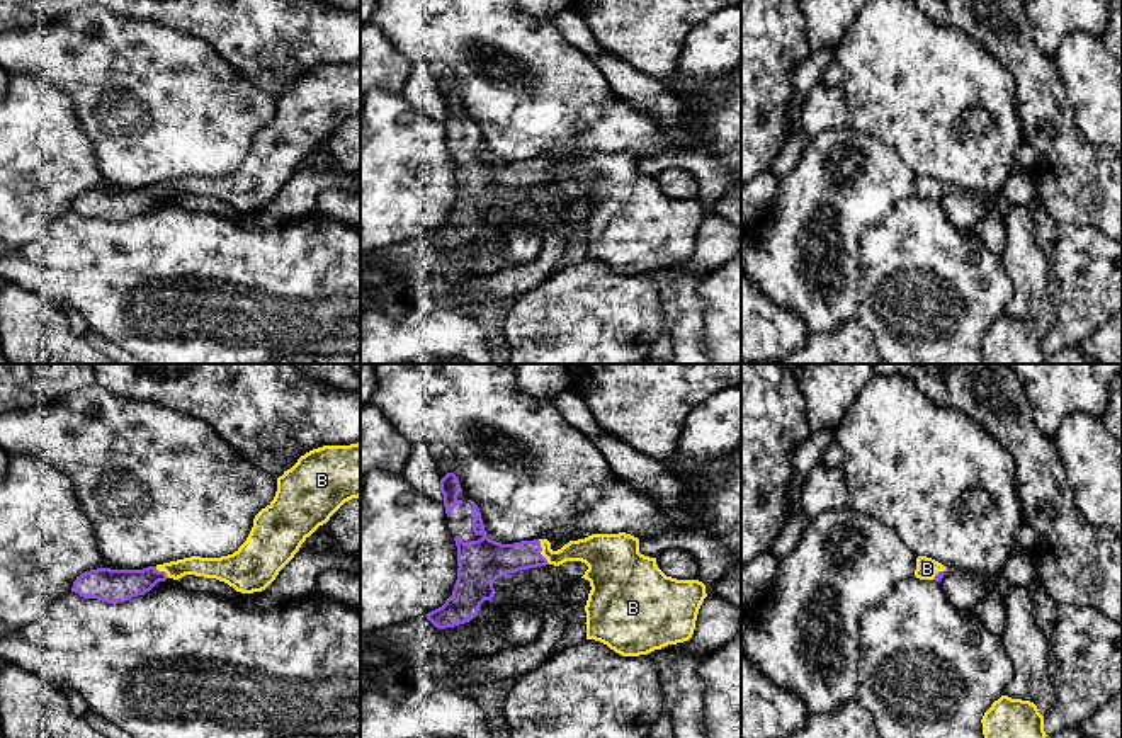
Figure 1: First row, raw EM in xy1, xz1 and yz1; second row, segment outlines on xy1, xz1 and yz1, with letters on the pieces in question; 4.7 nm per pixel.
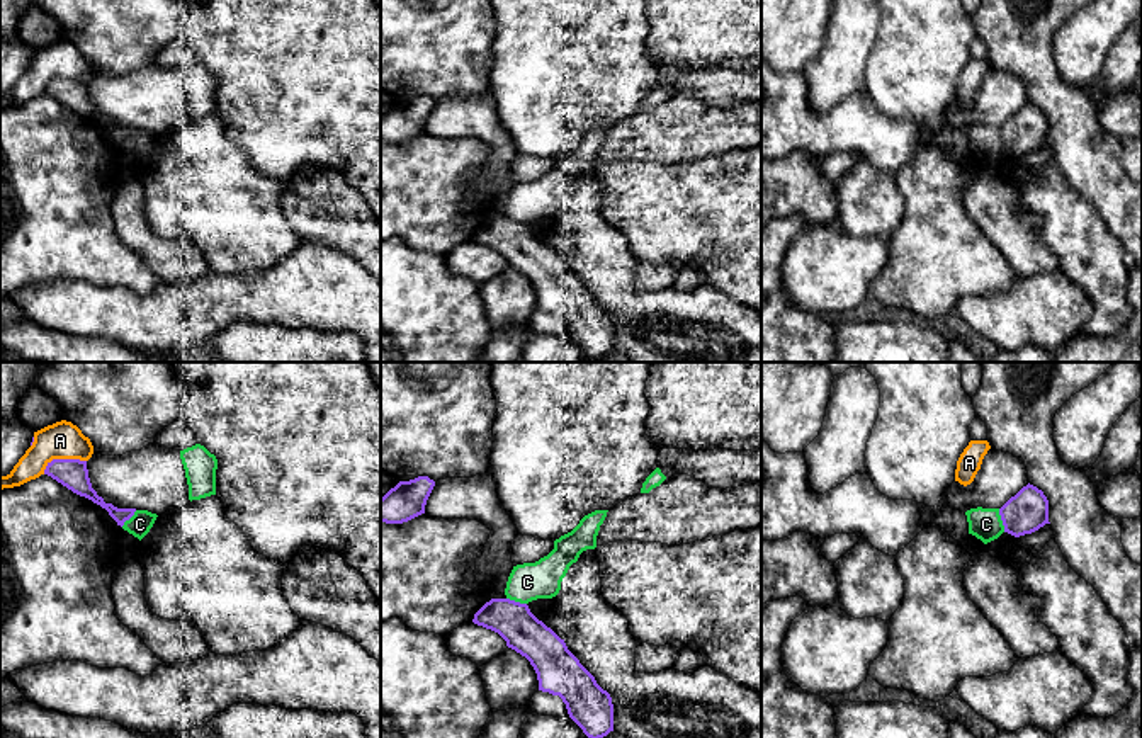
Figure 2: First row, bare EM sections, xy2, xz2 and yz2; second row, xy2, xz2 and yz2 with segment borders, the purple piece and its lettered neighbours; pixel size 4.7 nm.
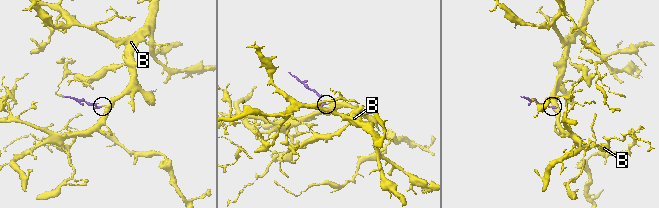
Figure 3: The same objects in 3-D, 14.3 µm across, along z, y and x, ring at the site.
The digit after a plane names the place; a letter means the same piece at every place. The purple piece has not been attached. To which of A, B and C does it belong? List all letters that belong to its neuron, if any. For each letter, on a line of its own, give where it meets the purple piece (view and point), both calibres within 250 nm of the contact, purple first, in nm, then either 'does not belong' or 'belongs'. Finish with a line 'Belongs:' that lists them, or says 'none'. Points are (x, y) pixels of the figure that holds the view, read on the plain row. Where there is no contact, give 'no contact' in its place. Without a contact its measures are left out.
A: contact xy2 (62, 79); calibres 140 and 180 nm; does not belong
B: contact xz1 (541, 169); calibres 190 and 150 nm; belongs
C: contact yz2 (1001, 138); calibres 200 and 150 nm; does not belong
Belongs: B

